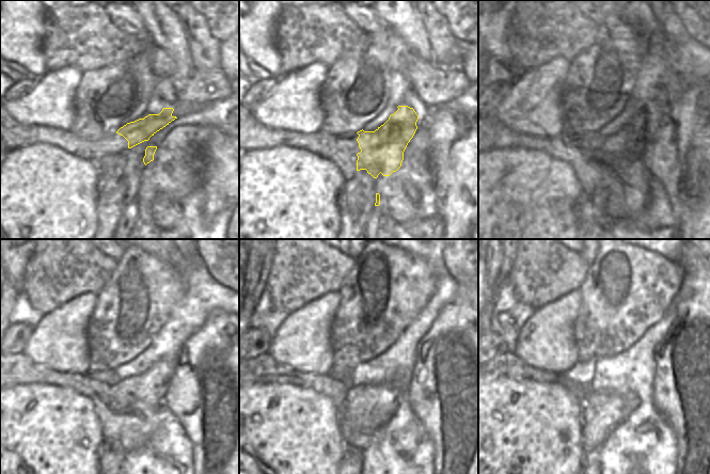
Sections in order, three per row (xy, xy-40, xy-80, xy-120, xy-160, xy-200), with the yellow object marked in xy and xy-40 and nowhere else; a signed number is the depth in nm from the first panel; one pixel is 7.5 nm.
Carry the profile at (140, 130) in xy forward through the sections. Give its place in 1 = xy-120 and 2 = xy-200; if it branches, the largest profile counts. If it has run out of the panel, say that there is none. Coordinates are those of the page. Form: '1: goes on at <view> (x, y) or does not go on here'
1: goes on at xy-120 (145, 392)
2: goes on at xy-200 (600, 411)

